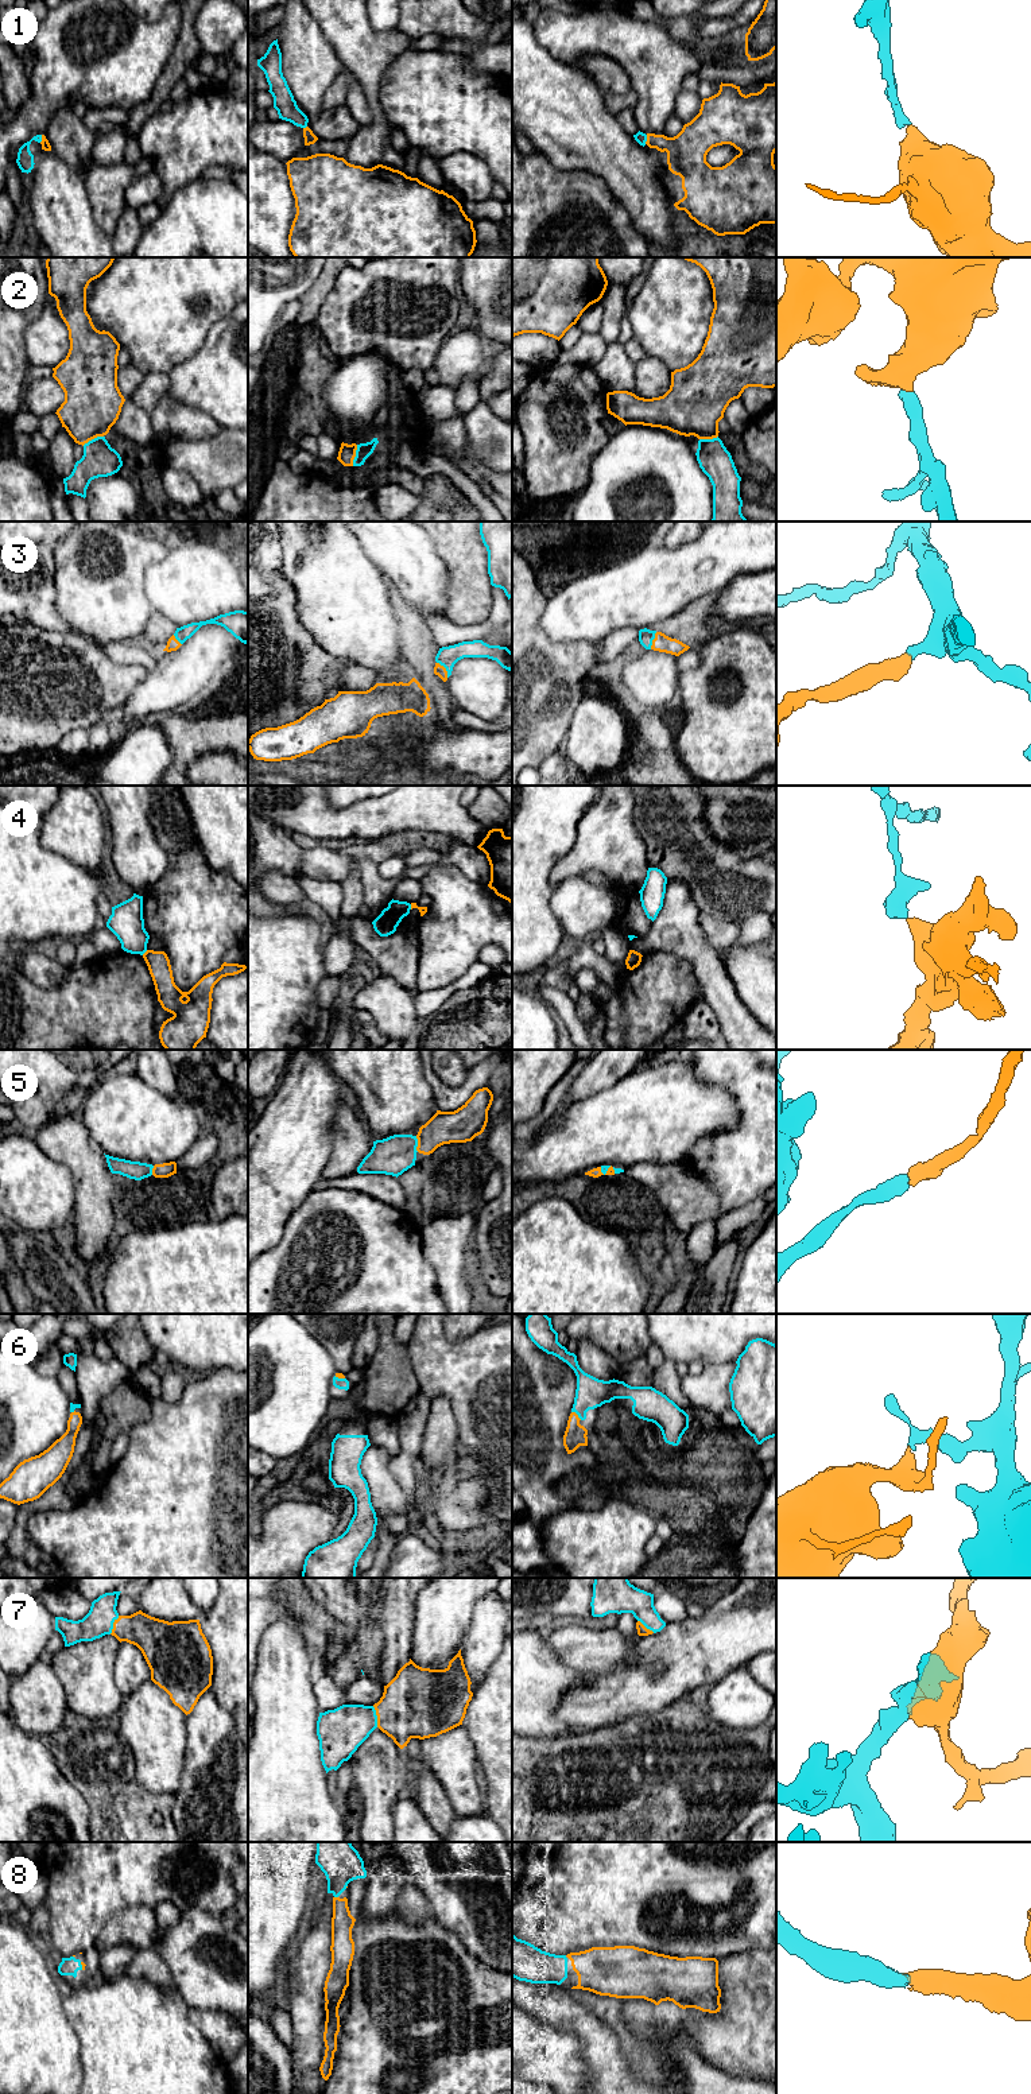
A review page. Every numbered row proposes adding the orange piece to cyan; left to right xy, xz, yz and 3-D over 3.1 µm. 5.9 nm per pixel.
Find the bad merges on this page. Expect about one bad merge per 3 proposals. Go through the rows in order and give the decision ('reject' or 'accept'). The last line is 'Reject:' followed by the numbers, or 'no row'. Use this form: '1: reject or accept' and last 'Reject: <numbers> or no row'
1: accept
2: accept
3: accept
4: reject
5: accept
6: accept
7: accept
8: accept
Reject: 4

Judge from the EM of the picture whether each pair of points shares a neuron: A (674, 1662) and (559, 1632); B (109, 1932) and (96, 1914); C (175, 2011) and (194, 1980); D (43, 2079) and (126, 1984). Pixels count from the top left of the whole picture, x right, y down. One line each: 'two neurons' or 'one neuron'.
A: two neurons
B: two neurons
C: two neurons
D: two neurons

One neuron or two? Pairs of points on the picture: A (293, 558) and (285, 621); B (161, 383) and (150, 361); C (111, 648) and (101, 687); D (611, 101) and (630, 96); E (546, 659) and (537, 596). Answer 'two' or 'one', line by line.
A: two
B: two
C: two
D: one
E: one

